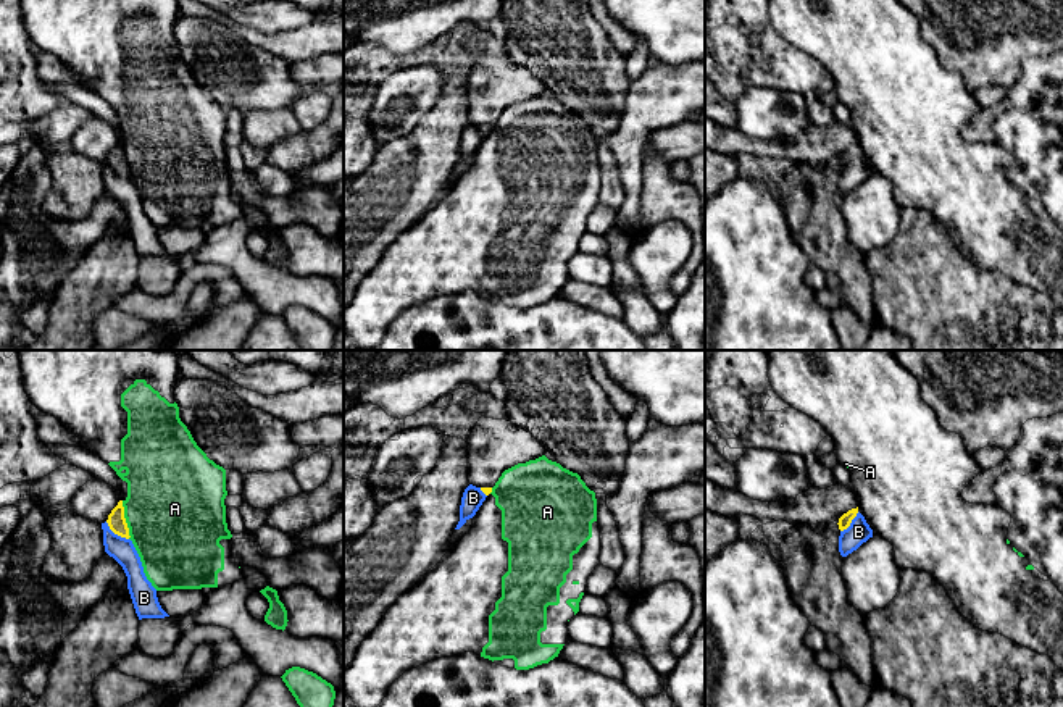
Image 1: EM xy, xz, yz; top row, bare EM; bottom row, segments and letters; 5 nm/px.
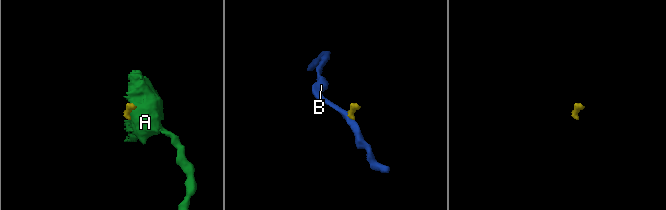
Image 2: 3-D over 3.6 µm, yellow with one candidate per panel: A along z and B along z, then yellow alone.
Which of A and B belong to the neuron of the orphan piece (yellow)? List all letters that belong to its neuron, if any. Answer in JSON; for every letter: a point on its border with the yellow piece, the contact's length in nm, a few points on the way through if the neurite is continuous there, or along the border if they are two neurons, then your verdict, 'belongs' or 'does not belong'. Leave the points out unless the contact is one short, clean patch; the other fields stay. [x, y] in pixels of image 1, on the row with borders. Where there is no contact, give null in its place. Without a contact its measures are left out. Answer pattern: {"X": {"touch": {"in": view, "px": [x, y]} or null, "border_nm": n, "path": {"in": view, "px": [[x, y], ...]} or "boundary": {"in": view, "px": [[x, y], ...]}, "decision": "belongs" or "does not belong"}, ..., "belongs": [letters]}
{"A": {"touch": {"in": "xy", "px": [125, 520]}, "border_nm": 200, "boundary": {"in": "xy", "px": [[121, 501], [129, 538]]}, "decision": "does not belong"}, "B": {"touch": {"in": "xy", "px": [116, 533]}, "border_nm": 150, "path": {"in": "xy", "px": [[116, 522], [116, 533], [116, 544], [121, 549]]}, "decision": "belongs"}, "belongs": ["B"]}

